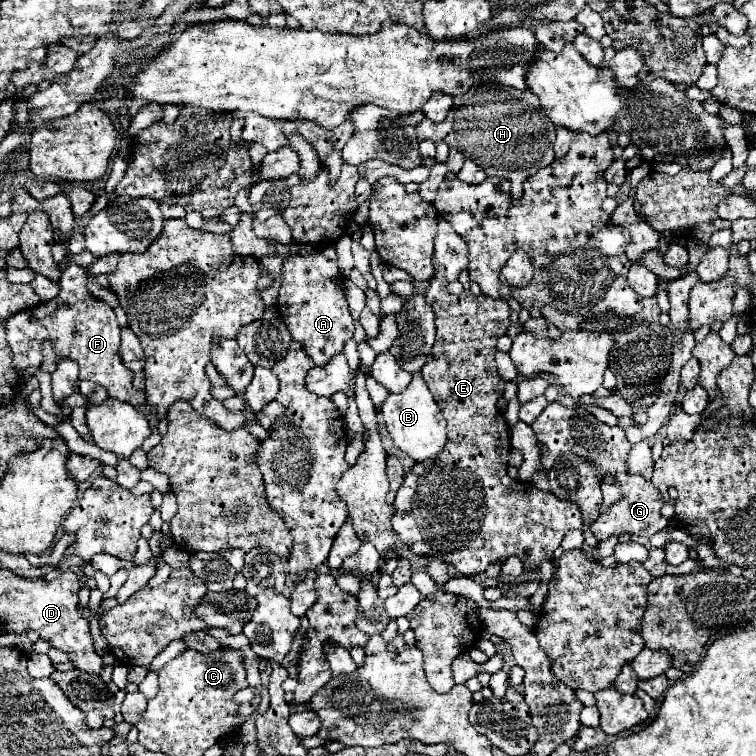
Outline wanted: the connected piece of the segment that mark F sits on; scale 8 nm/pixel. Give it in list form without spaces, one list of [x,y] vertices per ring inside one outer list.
[[[68,263],[68,267],[62,269],[62,285],[54,301],[38,303],[30,309],[14,313],[8,319],[6,341],[12,349],[14,369],[18,373],[24,371],[34,373],[42,363],[42,343],[50,341],[54,345],[56,355],[76,361],[80,365],[80,379],[88,379],[94,381],[96,385],[102,385],[114,399],[132,403],[136,407],[144,405],[146,403],[144,391],[132,387],[132,371],[120,361],[118,355],[120,327],[116,315],[110,305],[106,305],[100,299],[94,299],[92,295],[86,295],[88,293],[86,283],[88,283],[86,269]]]

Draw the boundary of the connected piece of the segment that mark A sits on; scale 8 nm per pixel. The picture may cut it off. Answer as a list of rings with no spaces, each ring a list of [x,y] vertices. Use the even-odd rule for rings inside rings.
[[[316,247],[316,253],[290,255],[282,265],[284,283],[278,293],[278,311],[288,325],[290,335],[300,341],[316,365],[328,363],[334,355],[342,353],[342,347],[354,333],[354,319],[348,311],[348,301],[342,289],[342,275],[336,261],[324,257],[322,249]]]

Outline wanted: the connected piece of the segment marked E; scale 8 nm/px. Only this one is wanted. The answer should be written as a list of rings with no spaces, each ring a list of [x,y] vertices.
[[[432,277],[424,299],[436,315],[436,343],[432,347],[432,355],[422,367],[422,377],[426,379],[430,393],[446,417],[448,441],[432,465],[414,463],[414,467],[406,473],[394,501],[394,531],[398,539],[412,549],[412,553],[424,557],[440,553],[440,557],[450,561],[464,577],[484,573],[490,565],[506,563],[506,559],[512,555],[522,559],[524,573],[540,569],[544,559],[552,559],[566,531],[582,529],[582,513],[578,505],[566,499],[558,499],[552,493],[544,493],[532,483],[514,481],[506,471],[510,453],[510,427],[502,409],[498,407],[498,399],[504,393],[504,379],[496,373],[494,353],[496,341],[506,333],[510,325],[510,307],[504,299],[472,295],[470,291],[450,295],[446,291],[444,277]]]

